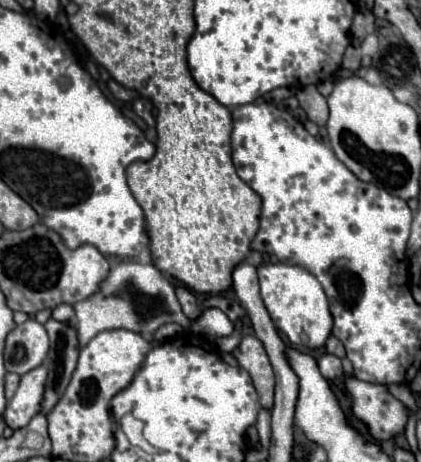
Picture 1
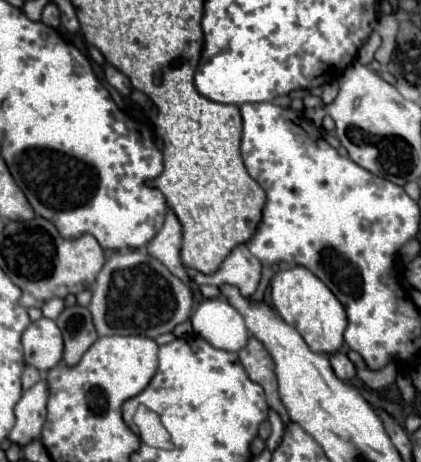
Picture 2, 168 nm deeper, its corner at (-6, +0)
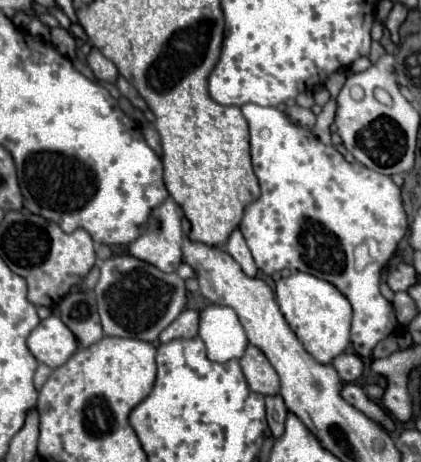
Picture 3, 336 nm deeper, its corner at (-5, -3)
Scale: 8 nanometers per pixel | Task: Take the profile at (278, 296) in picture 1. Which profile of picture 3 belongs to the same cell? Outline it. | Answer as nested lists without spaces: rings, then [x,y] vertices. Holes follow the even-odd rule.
[[[294,273],[286,279],[282,277],[280,281],[276,281],[276,301],[290,329],[292,327],[306,351],[318,363],[330,363],[348,347],[352,307],[348,299],[328,281],[322,281],[310,273]]]

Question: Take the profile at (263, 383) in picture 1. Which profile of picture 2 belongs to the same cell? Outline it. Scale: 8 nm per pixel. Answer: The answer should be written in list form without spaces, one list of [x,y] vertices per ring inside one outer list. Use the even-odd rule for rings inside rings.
[[[249,338],[247,346],[239,352],[239,360],[243,364],[243,368],[247,370],[249,378],[253,382],[257,382],[259,386],[263,386],[265,396],[267,396],[267,404],[279,412],[279,416],[283,418],[283,422],[289,422],[289,414],[285,410],[285,406],[281,404],[279,392],[277,392],[277,376],[273,370],[273,360],[267,354],[267,350],[263,348],[263,344],[257,338]]]

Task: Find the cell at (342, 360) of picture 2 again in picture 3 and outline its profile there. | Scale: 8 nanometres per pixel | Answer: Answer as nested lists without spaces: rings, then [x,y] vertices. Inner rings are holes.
[[[342,353],[332,361],[332,365],[344,383],[354,383],[364,369],[364,363],[356,353]]]

